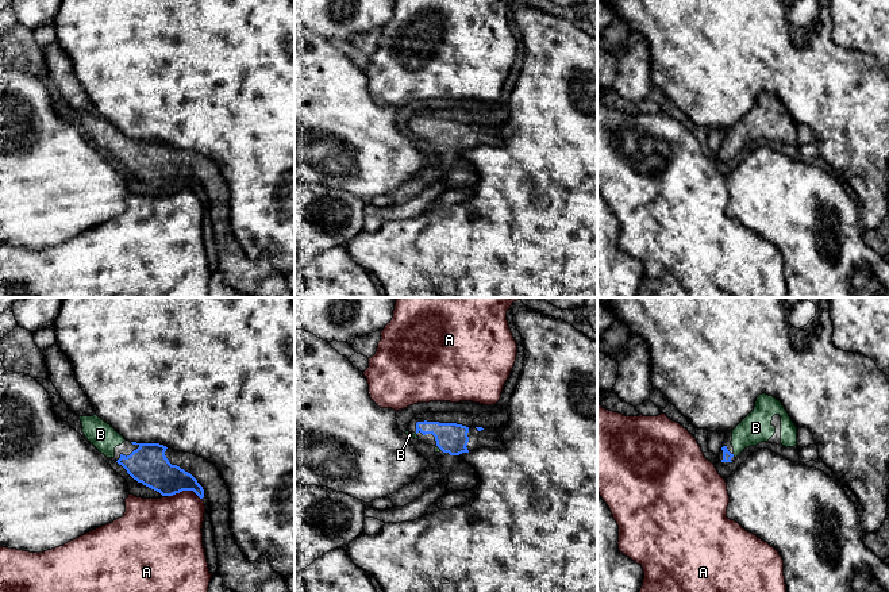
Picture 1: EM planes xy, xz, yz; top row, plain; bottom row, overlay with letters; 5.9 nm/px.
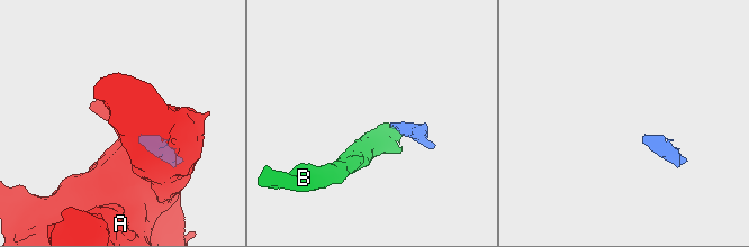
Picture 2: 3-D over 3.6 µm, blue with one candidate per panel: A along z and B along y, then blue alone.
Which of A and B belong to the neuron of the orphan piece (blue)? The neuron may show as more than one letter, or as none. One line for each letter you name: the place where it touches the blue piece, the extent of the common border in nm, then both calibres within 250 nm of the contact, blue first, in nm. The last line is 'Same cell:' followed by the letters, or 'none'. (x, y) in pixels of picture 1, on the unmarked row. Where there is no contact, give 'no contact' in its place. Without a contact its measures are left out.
B: contact xz (439, 145); length 30 nm; calibres 180 and 30 nm
Same cell: B

